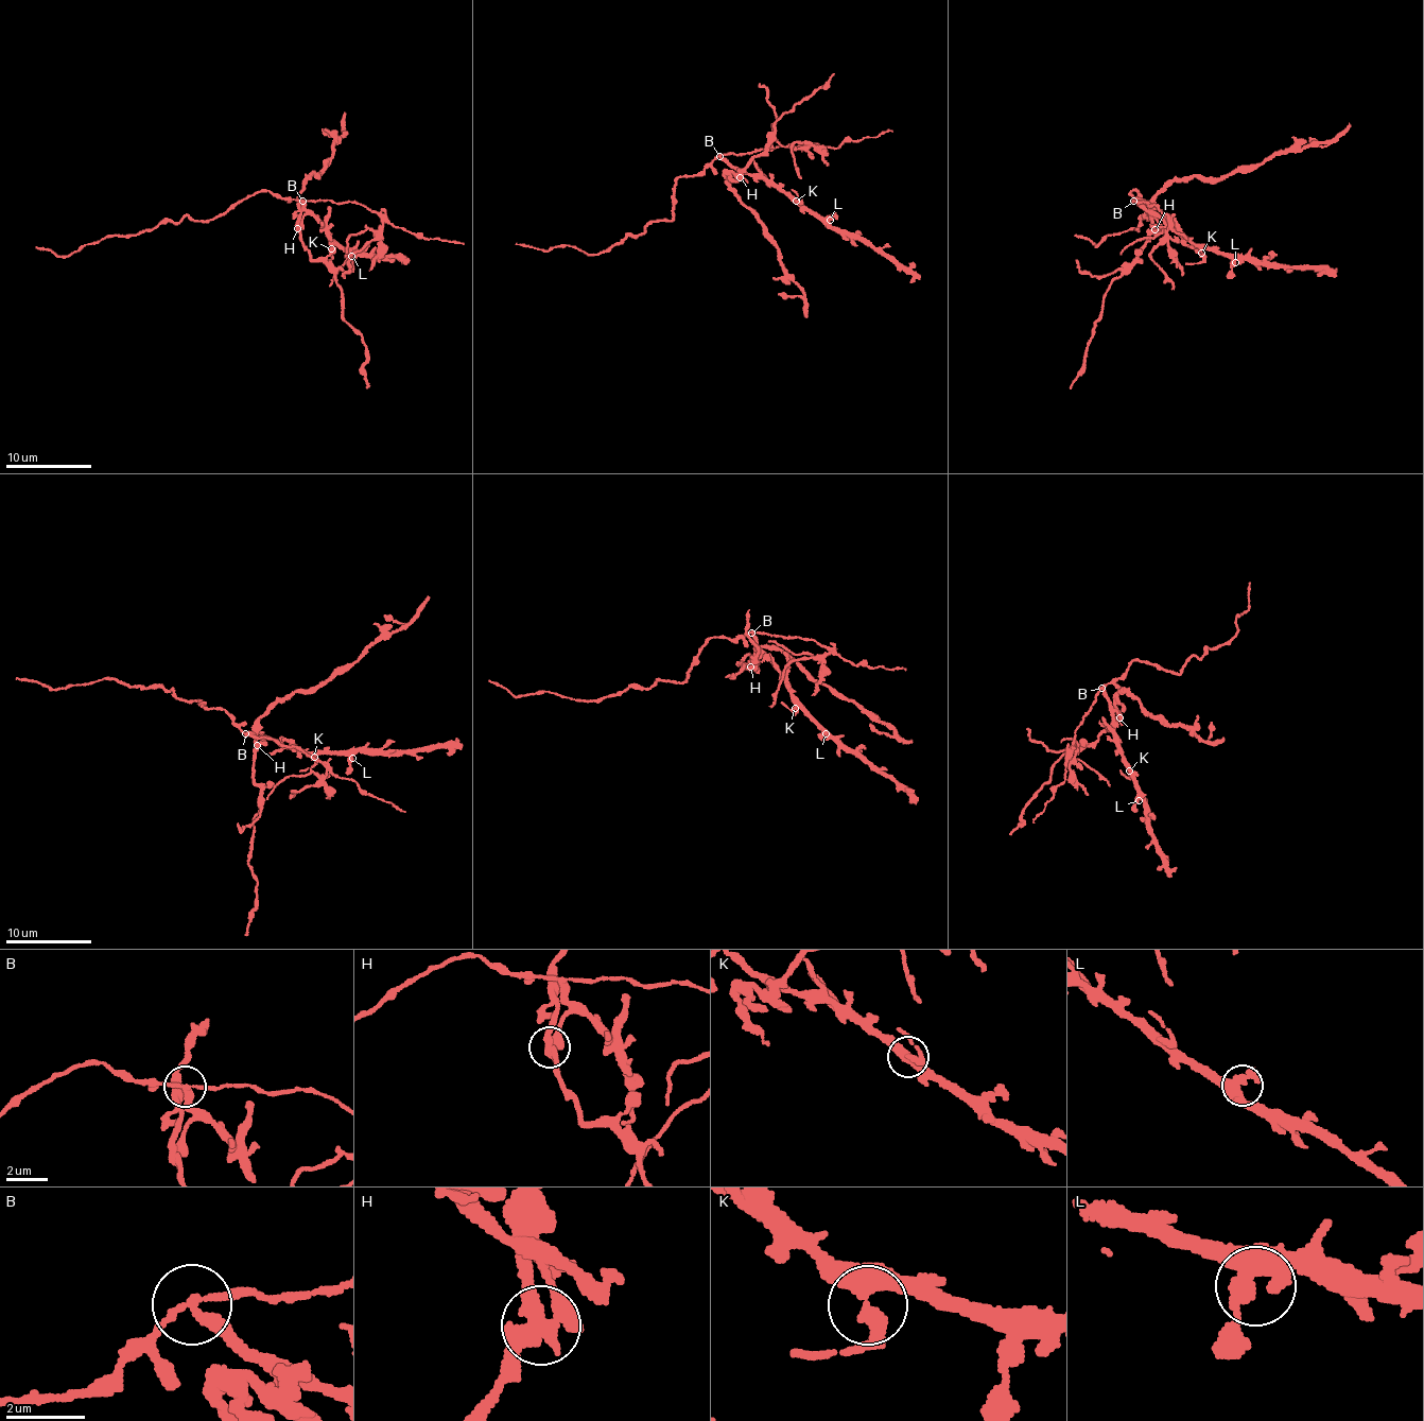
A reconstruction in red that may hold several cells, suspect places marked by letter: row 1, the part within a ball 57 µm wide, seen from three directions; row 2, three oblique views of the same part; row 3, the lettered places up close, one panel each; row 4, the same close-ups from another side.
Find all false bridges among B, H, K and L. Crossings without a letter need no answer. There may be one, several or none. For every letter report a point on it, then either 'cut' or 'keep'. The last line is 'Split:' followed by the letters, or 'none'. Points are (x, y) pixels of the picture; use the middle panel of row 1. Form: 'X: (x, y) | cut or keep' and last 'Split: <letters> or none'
B: (719, 156) | cut
H: (740, 177) | cut
K: (796, 201) | keep
L: (830, 220) | keep
Split: B, H

